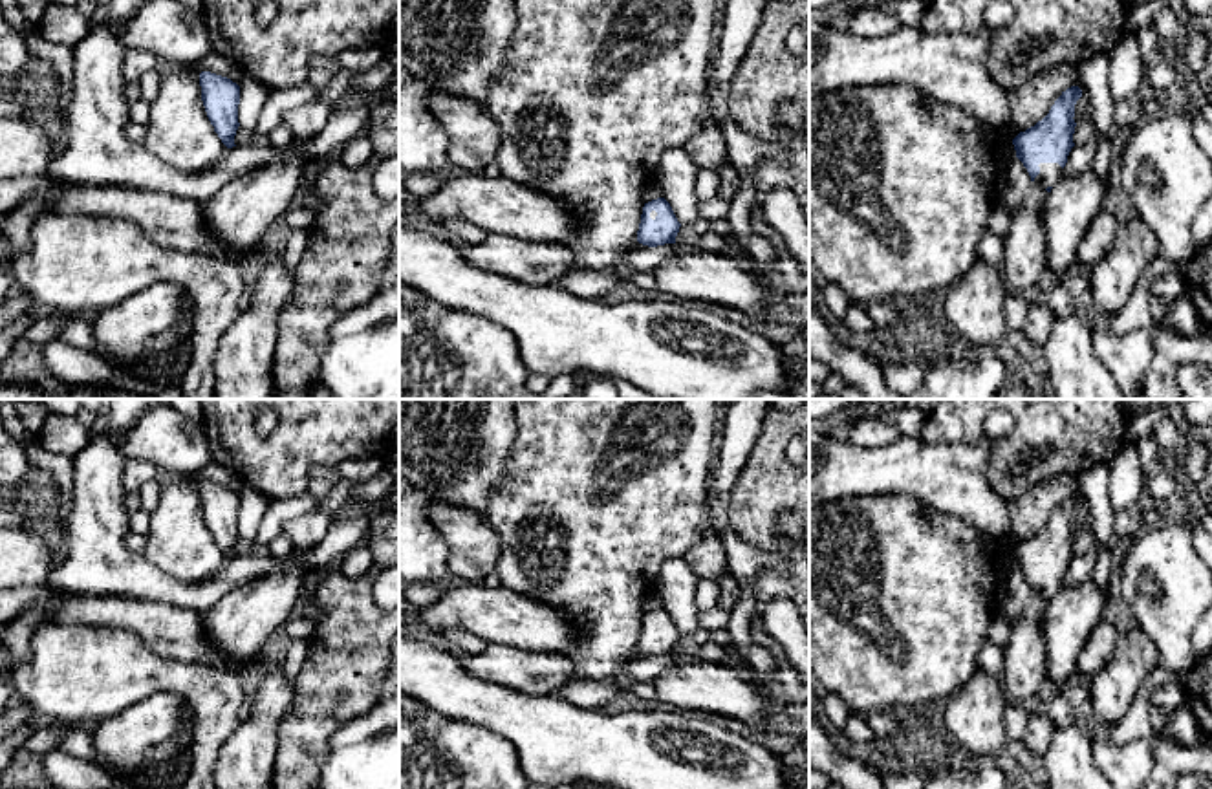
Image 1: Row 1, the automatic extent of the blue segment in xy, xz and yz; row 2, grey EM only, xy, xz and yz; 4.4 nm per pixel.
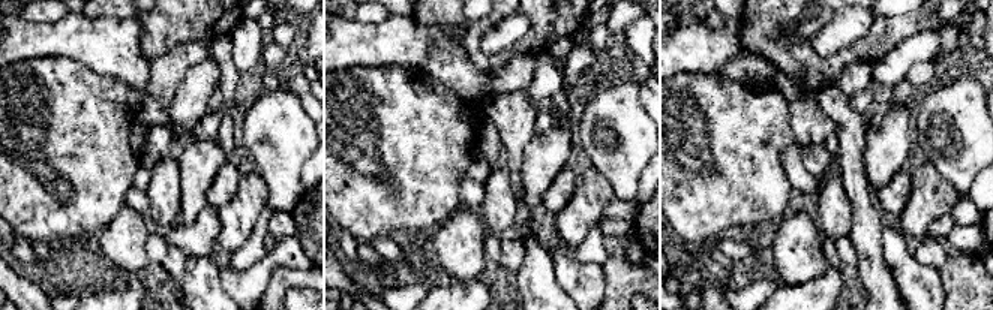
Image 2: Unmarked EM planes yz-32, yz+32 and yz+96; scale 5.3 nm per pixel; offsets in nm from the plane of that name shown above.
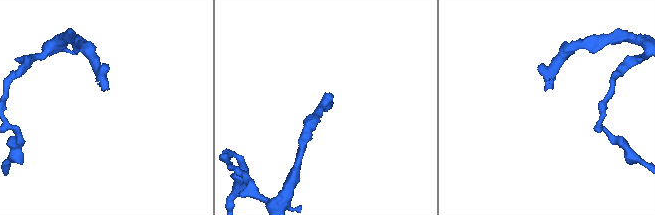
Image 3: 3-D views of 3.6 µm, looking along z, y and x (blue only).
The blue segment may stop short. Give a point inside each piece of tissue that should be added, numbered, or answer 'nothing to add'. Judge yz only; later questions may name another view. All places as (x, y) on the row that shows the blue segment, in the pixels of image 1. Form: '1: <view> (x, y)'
1: yz (1049, 172)

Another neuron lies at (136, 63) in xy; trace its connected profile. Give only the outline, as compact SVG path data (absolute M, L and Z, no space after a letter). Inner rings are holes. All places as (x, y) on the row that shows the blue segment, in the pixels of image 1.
M126 49L123 60L124 82L137 82L146 71L156 68L157 57L143 49Z

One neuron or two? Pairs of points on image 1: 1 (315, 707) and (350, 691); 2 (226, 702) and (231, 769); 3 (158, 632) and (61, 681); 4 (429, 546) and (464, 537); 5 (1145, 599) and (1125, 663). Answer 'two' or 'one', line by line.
1: one
2: two
3: two
4: two
5: two

